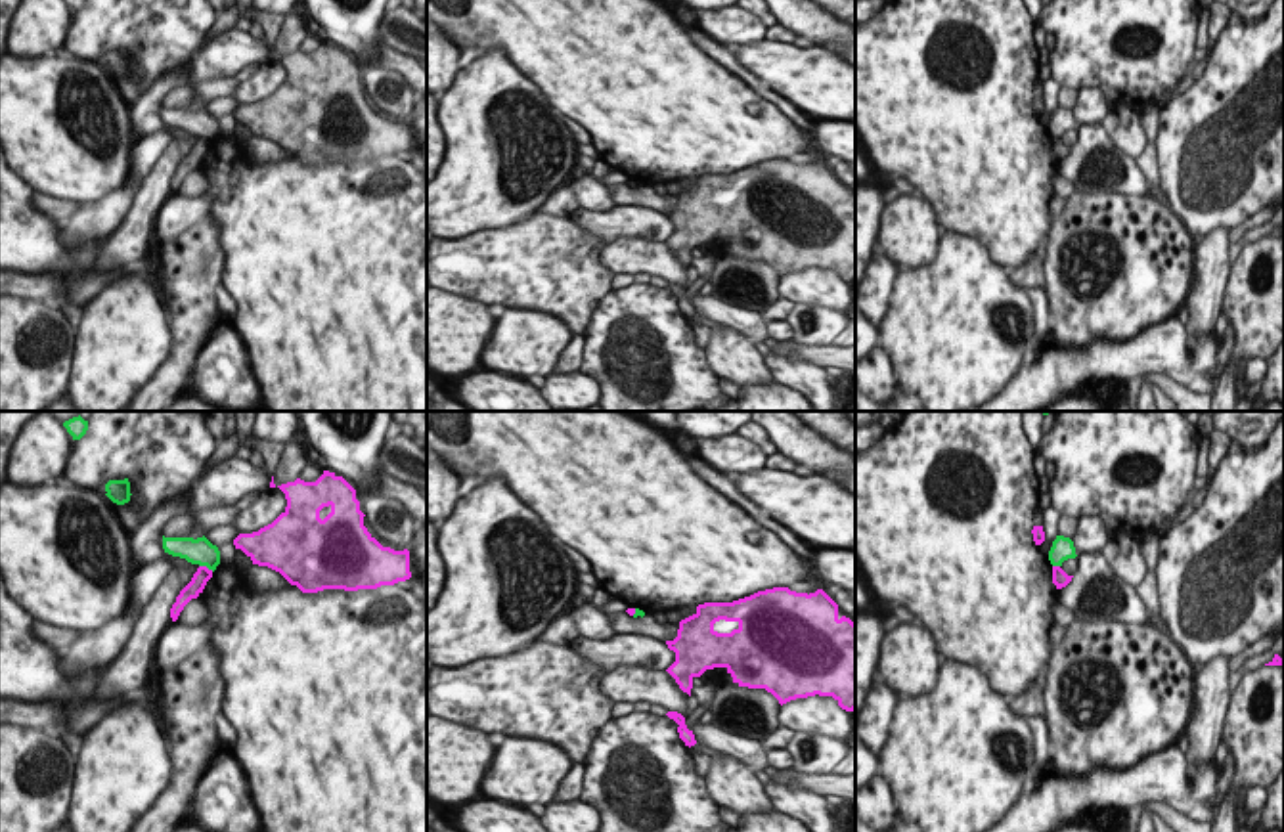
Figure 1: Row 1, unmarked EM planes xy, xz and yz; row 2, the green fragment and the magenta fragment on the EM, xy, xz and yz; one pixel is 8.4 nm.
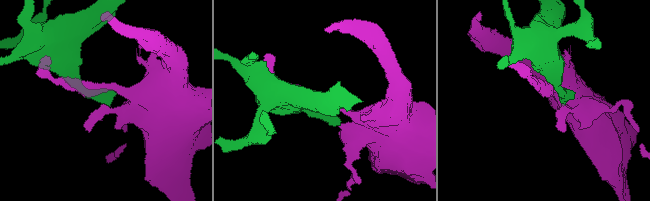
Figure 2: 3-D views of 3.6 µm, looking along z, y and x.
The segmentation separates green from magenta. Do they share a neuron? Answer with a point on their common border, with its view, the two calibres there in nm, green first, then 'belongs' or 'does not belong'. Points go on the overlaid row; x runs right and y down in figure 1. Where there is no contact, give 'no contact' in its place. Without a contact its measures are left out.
meets green in xy at (207, 567); 220 nm thick on the green side, 140 nm on the other; does not belong

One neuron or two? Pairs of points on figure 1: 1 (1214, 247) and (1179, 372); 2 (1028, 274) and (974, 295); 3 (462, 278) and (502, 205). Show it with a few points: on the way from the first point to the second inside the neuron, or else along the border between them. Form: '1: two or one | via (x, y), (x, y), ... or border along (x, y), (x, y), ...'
1: two | border along (1216, 335), (1204, 337), (1198, 349), (1185, 356)
2: two | border along (1007, 270), (1026, 289)
3: two | border along (515, 222), (446, 240)

